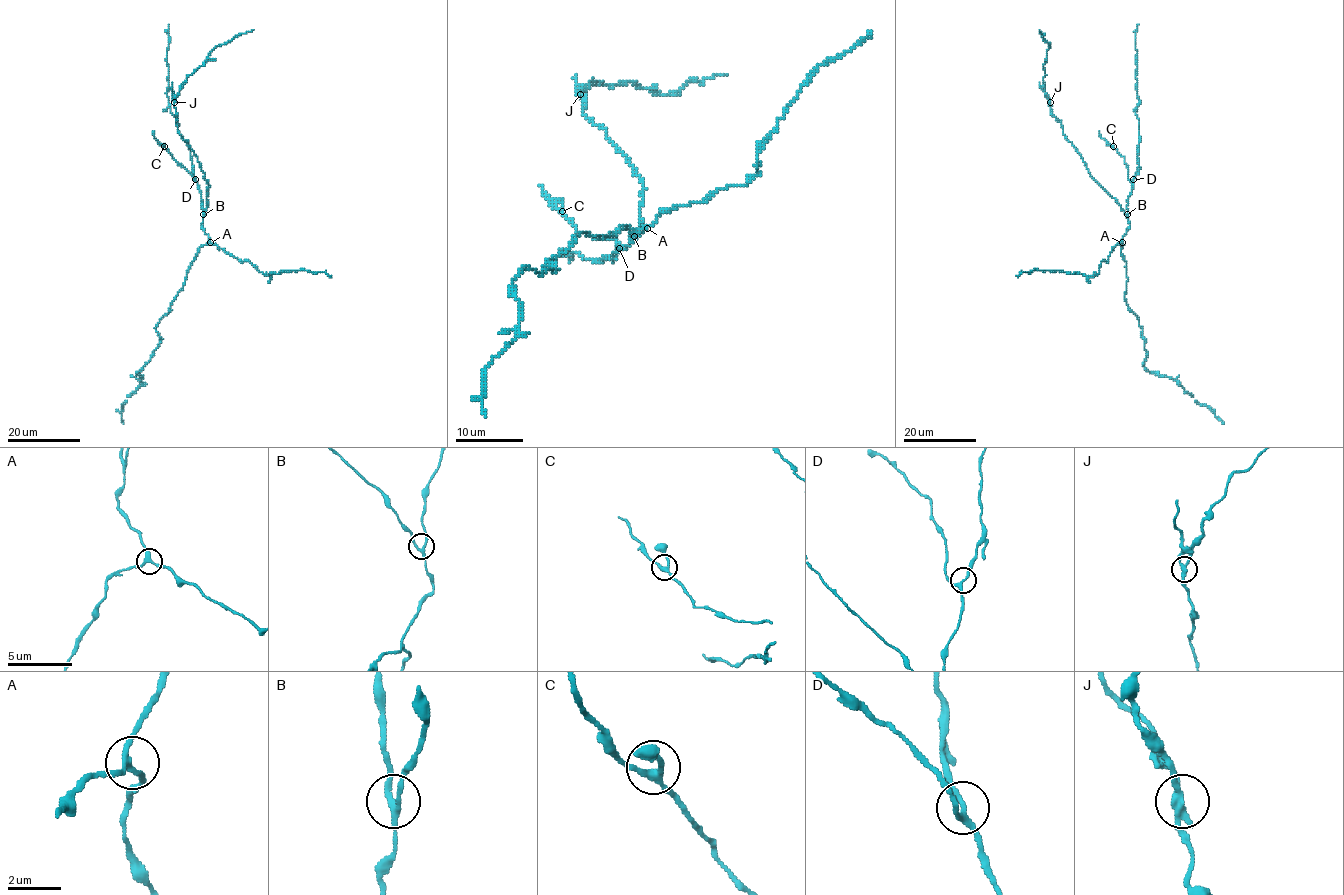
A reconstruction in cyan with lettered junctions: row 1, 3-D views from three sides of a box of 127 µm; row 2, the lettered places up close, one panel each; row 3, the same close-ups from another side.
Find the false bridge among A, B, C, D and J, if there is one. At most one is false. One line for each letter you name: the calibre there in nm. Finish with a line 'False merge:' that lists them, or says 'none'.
J: 240 nm thick
False merge: J

